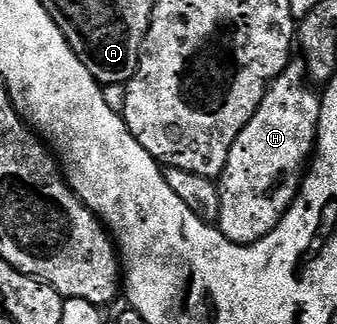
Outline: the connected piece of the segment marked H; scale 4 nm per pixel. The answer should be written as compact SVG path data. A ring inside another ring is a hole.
M291 62L290 66L284 69L284 73L280 73L270 82L270 90L260 101L252 121L248 121L240 137L236 137L228 153L228 161L217 180L220 213L216 226L222 235L231 239L235 245L255 243L263 239L269 231L276 229L286 210L294 204L294 198L298 196L308 170L308 160L316 151L321 108L319 92L312 86L306 74L305 62Z

